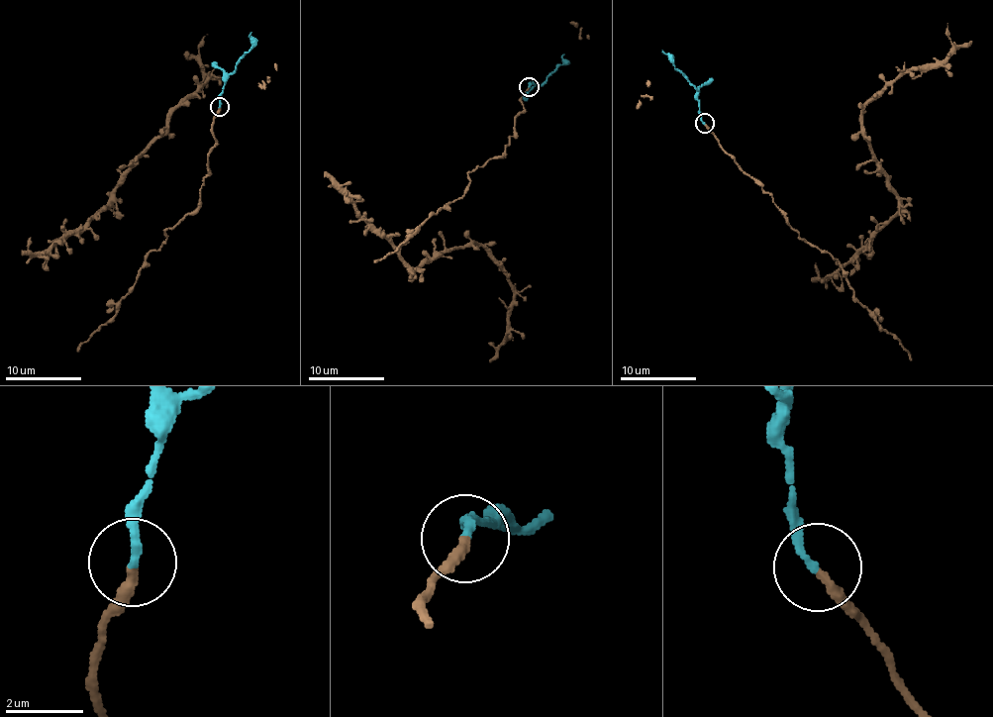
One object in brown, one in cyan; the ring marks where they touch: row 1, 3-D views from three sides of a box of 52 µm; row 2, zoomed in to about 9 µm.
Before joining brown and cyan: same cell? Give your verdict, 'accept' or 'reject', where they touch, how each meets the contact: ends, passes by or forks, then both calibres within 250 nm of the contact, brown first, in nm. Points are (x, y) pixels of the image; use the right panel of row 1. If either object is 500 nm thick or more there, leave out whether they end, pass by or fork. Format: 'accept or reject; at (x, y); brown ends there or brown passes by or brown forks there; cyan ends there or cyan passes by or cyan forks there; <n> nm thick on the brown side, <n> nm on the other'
accept; at (704, 123); brown ends there; cyan ends there; 240 nm thick on the brown side, 220 nm on the other

